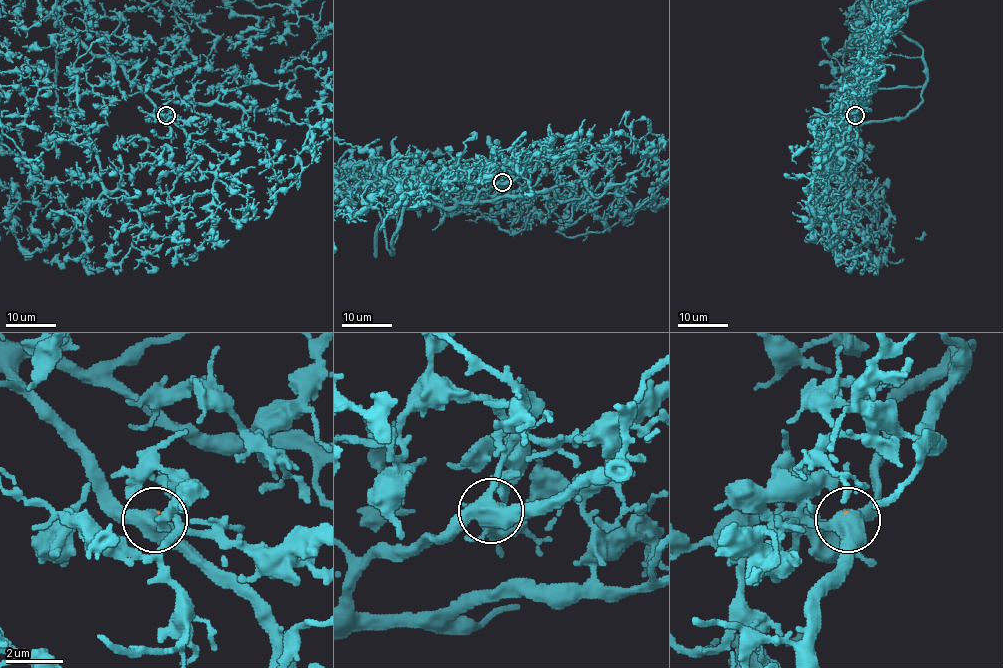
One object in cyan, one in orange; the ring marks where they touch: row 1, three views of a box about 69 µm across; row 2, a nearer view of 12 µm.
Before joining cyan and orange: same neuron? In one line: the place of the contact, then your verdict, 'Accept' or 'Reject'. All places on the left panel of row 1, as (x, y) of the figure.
Place: (166, 115). Accept

